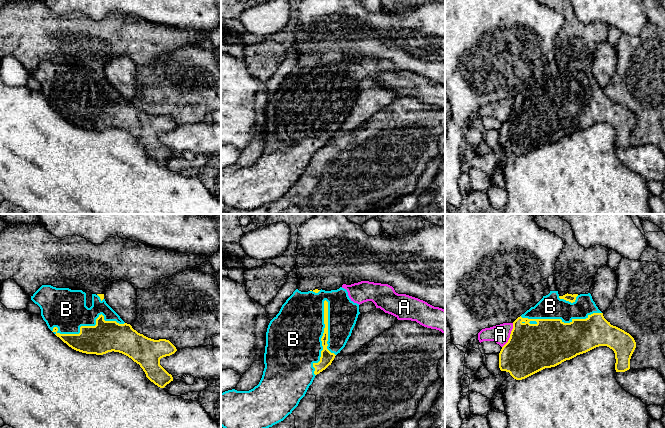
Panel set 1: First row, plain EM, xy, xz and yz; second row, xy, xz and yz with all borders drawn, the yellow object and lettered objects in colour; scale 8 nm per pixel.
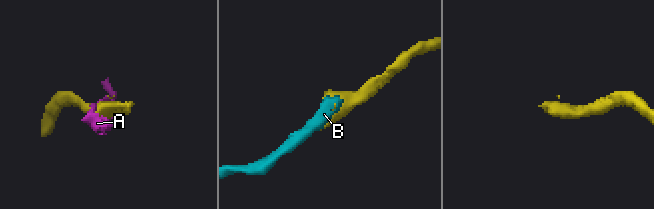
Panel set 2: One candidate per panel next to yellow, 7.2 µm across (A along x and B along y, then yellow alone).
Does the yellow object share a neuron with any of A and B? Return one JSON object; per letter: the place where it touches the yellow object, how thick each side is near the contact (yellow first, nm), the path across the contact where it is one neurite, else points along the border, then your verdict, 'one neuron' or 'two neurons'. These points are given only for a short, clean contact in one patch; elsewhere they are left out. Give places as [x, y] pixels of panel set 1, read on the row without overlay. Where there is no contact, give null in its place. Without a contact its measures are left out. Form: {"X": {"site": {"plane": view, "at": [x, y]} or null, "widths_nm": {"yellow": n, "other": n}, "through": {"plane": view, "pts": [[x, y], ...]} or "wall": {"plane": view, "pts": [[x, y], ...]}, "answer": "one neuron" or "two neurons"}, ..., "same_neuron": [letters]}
{"A": {"site": {"plane": "yz", "at": [510, 111]}, "widths_nm": {"yellow": 380, "other": 150}, "answer": "two neurons"}, "B": {"site": {"plane": "xz", "at": [321, 114]}, "widths_nm": {"yellow": 100, "other": 440}, "answer": "one neuron"}, "same_neuron": ["B"]}

